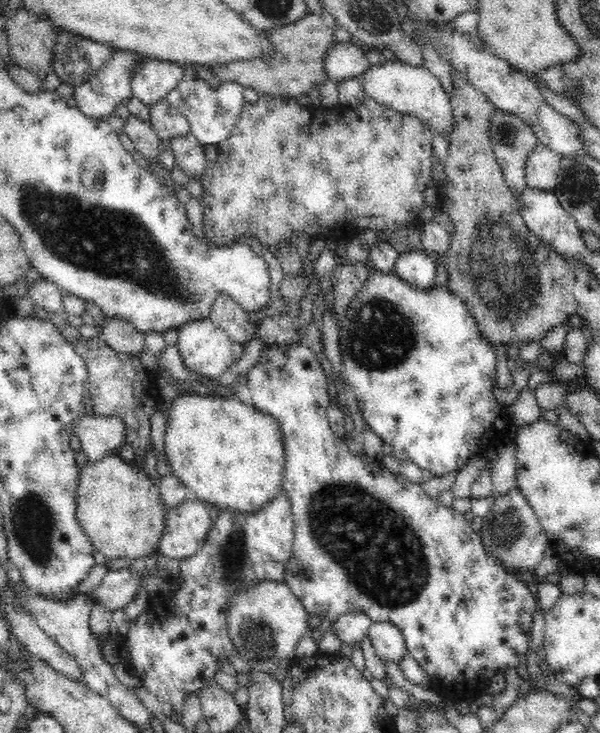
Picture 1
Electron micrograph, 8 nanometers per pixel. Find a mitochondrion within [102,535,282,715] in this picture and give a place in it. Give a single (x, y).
(257, 637)

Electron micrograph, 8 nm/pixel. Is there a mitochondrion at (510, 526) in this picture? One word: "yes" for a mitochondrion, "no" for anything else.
yes

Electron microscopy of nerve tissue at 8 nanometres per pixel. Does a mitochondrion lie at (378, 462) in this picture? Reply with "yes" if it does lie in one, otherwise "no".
no

